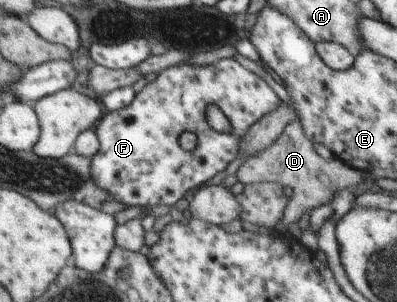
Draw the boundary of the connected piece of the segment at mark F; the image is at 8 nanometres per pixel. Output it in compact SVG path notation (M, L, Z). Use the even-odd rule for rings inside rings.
M222 59L218 62L205 65L193 65L190 63L180 63L179 65L168 67L162 72L159 72L155 77L149 79L147 85L129 102L128 106L124 108L108 111L107 114L102 115L102 118L94 126L95 135L99 140L99 147L96 151L96 154L93 154L90 158L91 160L91 179L92 182L95 182L95 185L98 188L101 188L103 191L106 191L109 196L114 201L122 202L126 208L130 206L140 206L145 211L151 206L158 206L158 204L164 204L164 206L174 206L180 198L186 197L190 192L194 192L198 187L206 185L208 182L216 181L220 179L223 175L224 170L230 162L232 162L239 155L239 145L241 144L241 139L247 132L247 130L255 123L258 122L264 115L267 115L269 112L275 111L276 107L279 107L279 104L282 103L278 99L278 96L267 86L266 82L263 82L258 76L252 72L246 70L238 61L235 59ZM214 104L218 106L220 110L224 113L224 116L228 119L232 129L230 132L216 132L206 121L206 108ZM182 132L193 132L197 136L197 147L192 152L187 152L180 147L180 134Z

